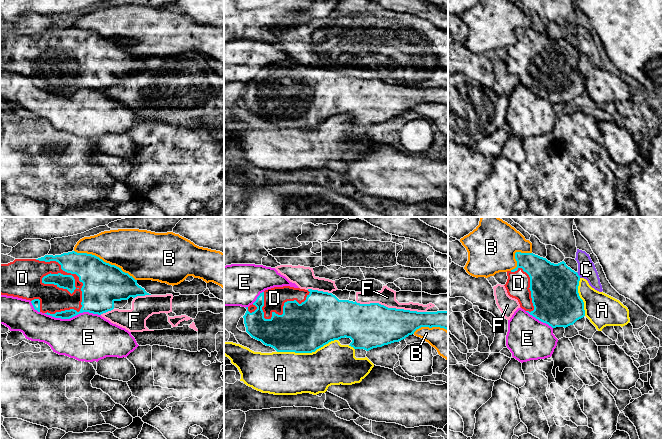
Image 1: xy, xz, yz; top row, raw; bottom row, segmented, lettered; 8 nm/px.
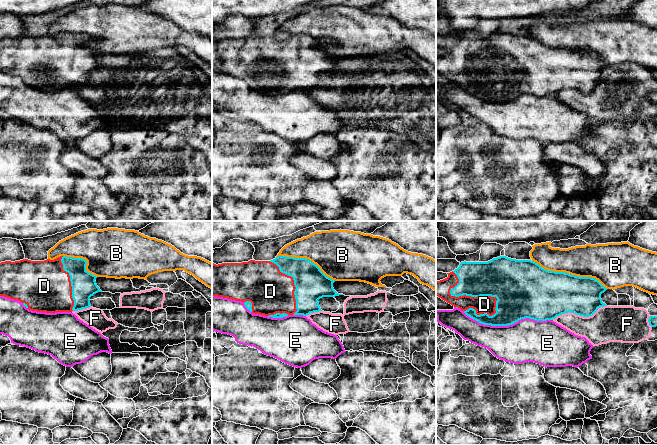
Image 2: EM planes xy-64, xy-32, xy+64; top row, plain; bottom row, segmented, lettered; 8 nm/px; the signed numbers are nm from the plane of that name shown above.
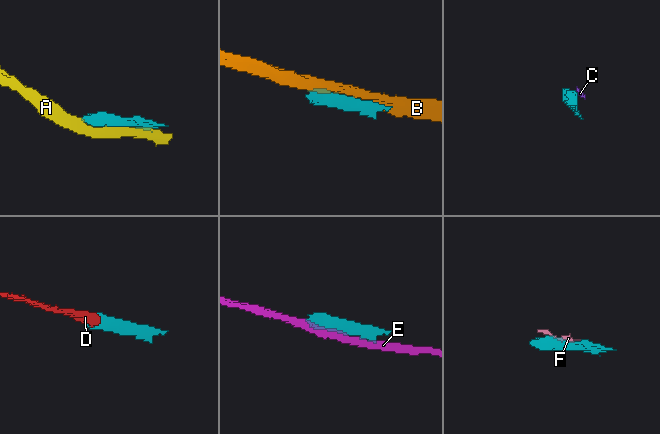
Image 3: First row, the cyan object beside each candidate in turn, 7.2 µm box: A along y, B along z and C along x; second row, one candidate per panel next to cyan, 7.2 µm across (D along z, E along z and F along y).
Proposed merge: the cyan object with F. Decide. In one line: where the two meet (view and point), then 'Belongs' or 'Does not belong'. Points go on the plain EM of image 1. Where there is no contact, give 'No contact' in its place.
Touches cyan at xz (390, 84). Does not belong

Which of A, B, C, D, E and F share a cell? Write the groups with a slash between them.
A / B / C / D / E / F

